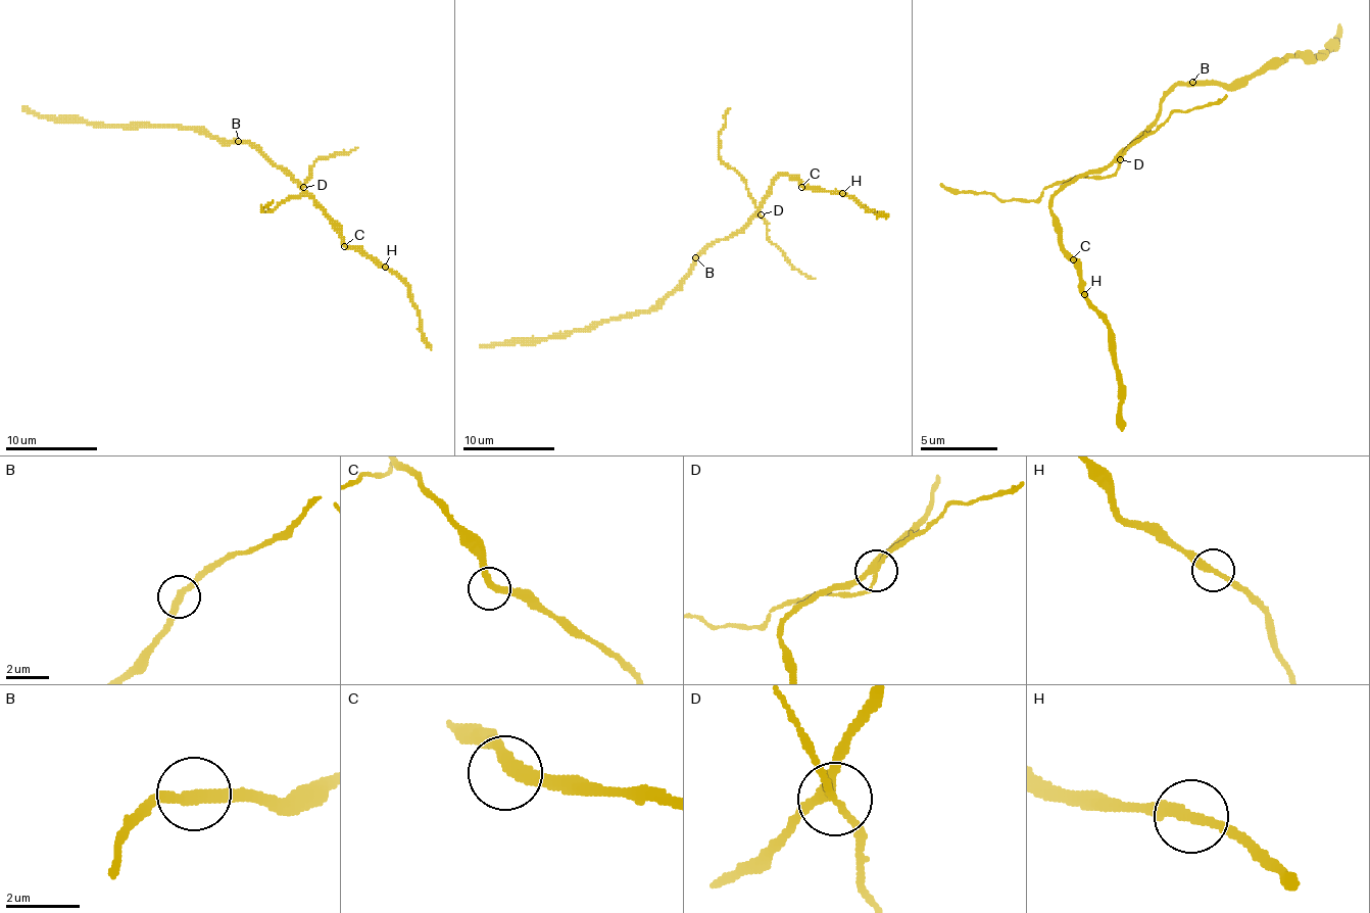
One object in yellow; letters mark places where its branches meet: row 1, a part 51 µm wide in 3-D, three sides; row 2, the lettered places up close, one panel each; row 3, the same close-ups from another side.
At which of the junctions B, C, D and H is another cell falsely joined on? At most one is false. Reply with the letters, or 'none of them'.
D

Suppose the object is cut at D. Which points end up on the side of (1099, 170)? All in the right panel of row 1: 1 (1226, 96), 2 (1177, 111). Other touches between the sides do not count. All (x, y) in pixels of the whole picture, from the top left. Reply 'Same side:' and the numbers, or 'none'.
Same side: none

